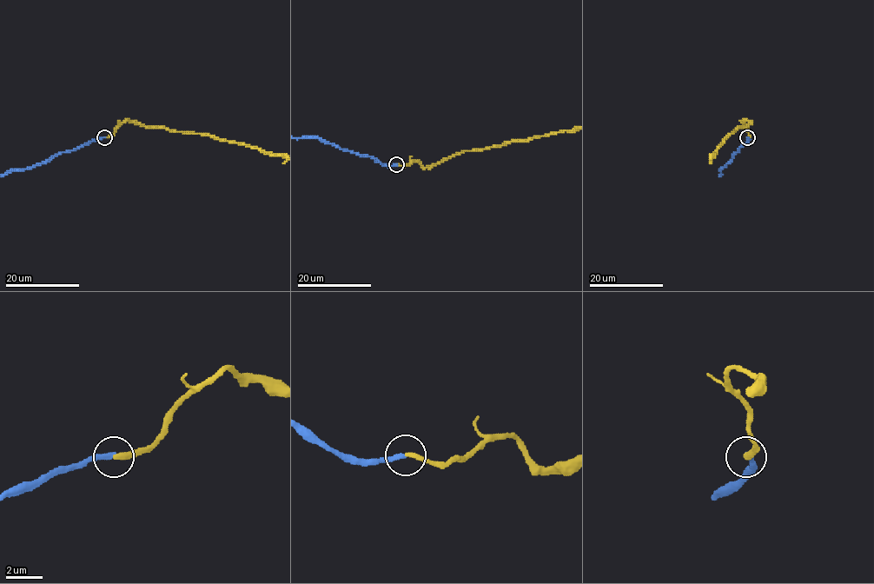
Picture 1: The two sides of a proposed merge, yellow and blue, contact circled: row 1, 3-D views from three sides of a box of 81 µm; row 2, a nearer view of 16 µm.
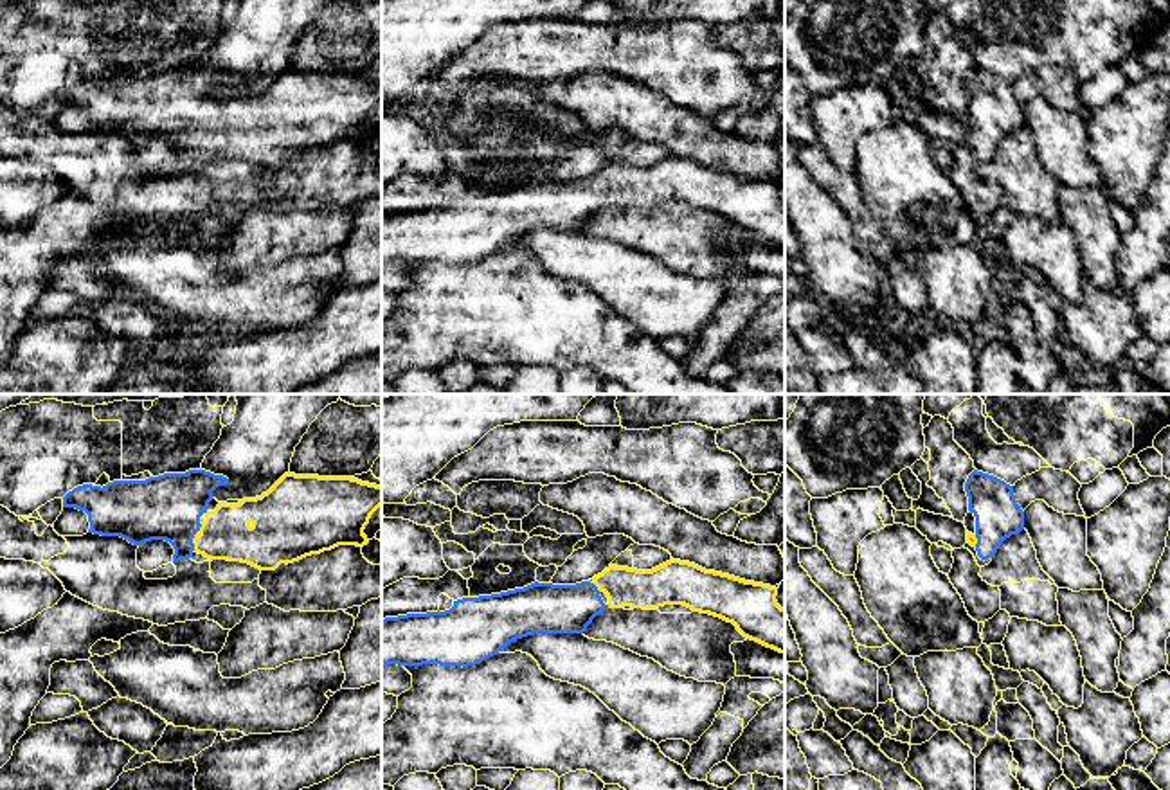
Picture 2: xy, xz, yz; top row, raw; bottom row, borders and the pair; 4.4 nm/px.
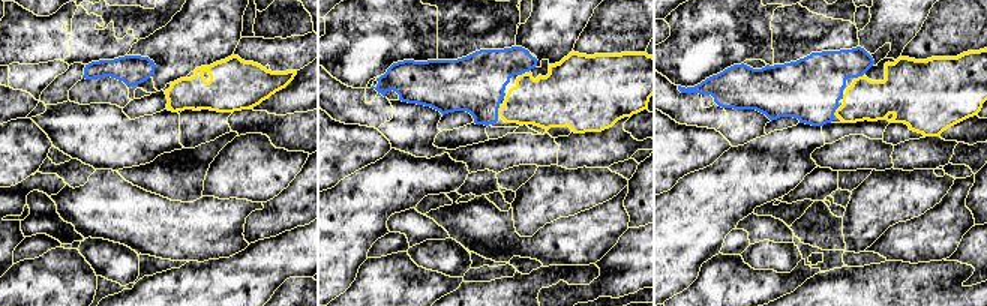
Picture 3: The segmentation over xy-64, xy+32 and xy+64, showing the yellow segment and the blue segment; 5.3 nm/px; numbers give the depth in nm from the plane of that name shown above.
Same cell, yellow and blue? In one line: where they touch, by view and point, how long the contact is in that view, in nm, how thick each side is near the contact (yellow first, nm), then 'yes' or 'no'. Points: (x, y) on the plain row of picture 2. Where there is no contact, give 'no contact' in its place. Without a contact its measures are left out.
xy (193, 139) | 80 nm | 220/280 nm | yes

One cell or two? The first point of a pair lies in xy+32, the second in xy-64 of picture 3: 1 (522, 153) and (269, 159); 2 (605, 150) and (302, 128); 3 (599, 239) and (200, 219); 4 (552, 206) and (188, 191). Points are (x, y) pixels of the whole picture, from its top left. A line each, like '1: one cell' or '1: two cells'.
1: two cells
2: one cell
3: one cell
4: two cells

